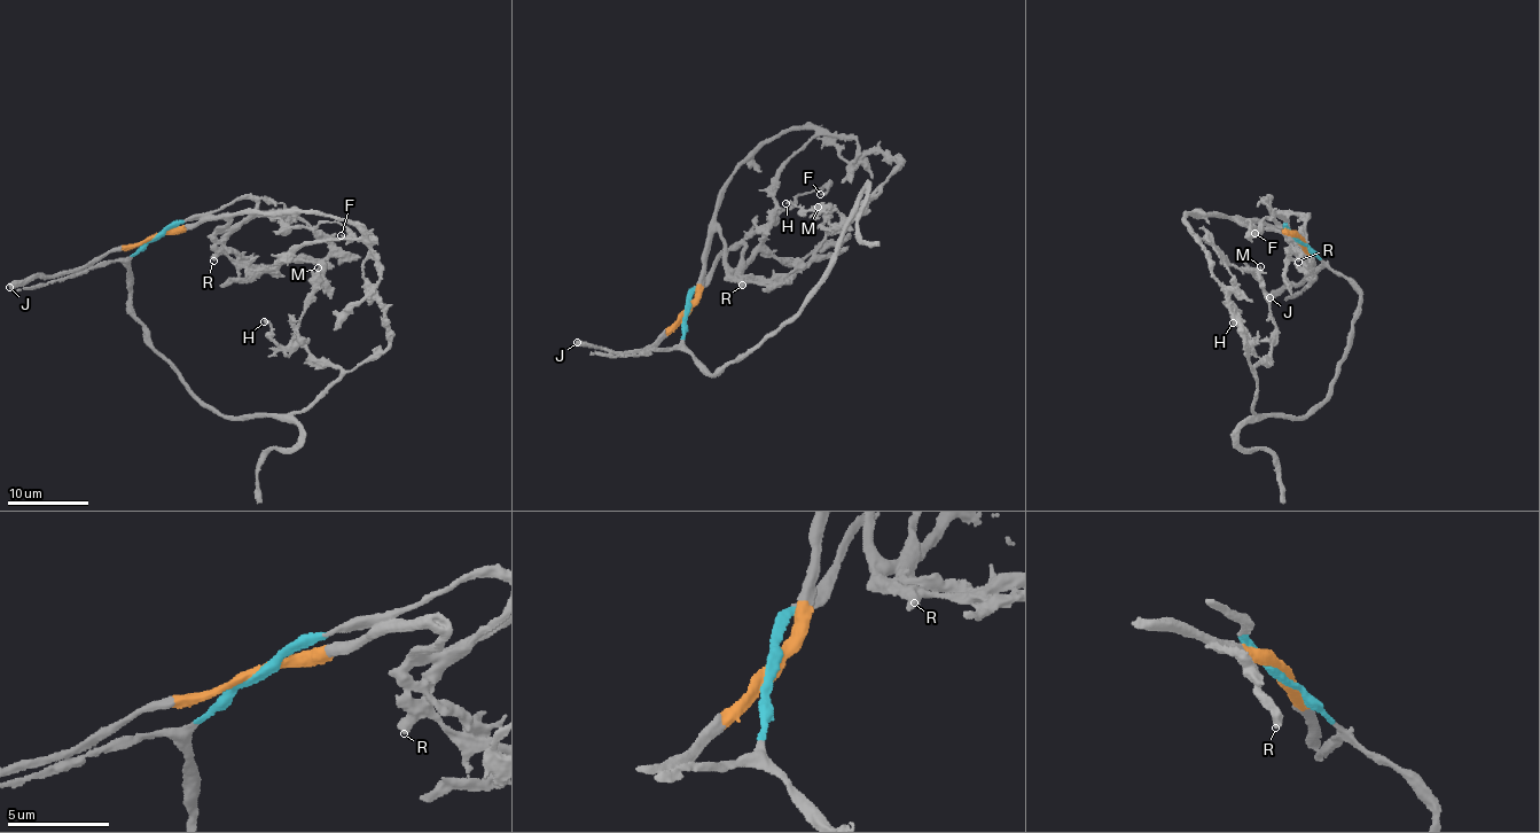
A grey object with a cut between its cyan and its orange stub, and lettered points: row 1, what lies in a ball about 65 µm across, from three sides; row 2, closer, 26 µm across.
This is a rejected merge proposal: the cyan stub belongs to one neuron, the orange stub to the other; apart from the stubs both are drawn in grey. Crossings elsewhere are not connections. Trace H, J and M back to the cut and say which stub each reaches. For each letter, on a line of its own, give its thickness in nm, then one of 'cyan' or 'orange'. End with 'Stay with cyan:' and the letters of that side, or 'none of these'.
H: calibre 200 nm; cyan
J: calibre 500 nm; orange
M: calibre 280 nm; cyan
Stay with cyan: H, M

